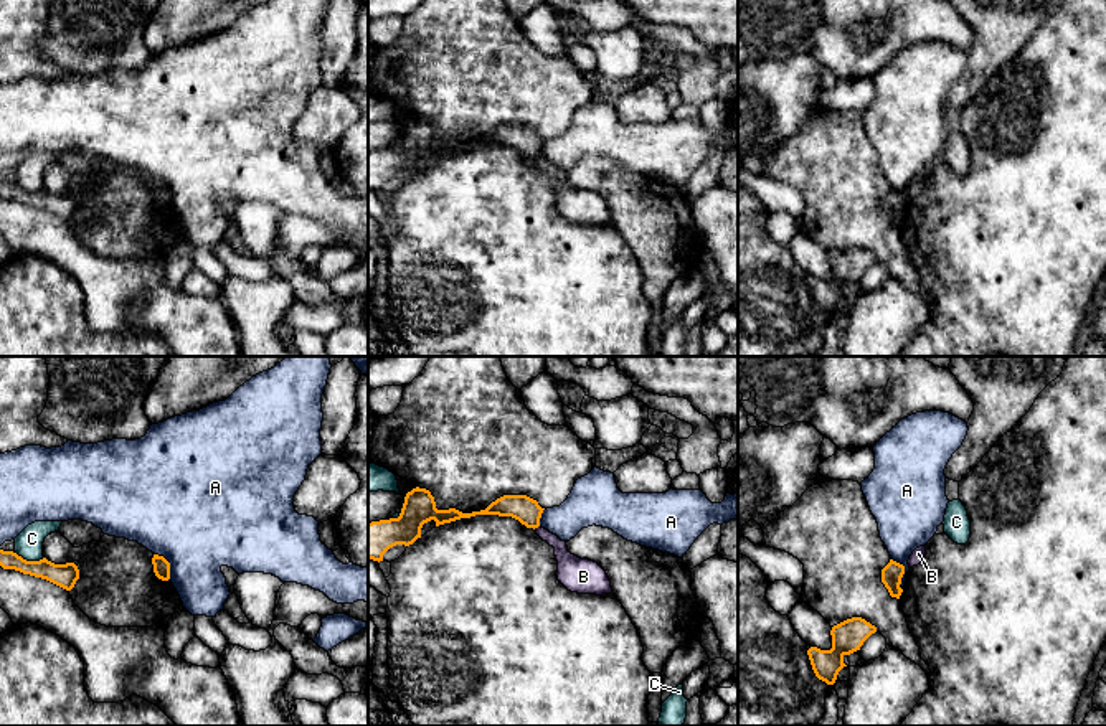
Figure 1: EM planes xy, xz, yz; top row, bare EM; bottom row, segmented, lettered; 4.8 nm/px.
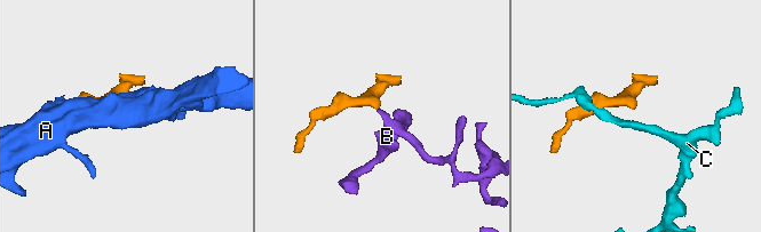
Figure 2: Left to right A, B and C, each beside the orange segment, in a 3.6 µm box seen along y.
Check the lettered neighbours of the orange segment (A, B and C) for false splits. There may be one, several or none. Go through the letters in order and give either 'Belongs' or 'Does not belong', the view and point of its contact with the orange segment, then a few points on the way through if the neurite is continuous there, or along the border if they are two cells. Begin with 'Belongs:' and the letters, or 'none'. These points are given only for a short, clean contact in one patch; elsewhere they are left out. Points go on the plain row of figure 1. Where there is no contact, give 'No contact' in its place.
Belongs: none
A: Does not belong. Touches orange at yz (903, 203)
B: Does not belong. Touches orange at xz (535, 157). Boundary: xz (538, 155), (534, 159)
C: Does not belong. Touches orange at xy (30, 192). Boundary: xy (15, 182), (27, 190), (43, 188)

